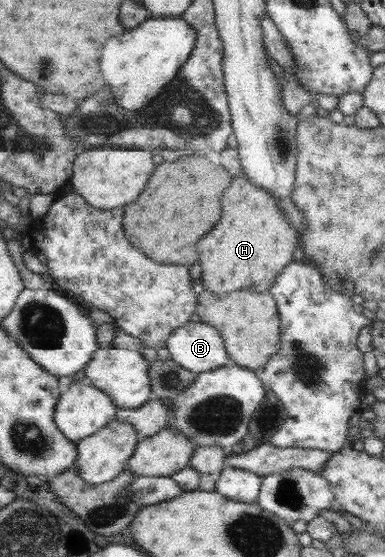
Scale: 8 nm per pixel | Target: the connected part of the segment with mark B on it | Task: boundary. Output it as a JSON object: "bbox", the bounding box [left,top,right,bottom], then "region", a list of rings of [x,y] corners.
{"bbox":[167,322,233,373],"region":[[[188,322],[176,329],[167,342],[169,353],[178,365],[196,373],[233,365],[225,338],[218,329],[204,322]]]}

